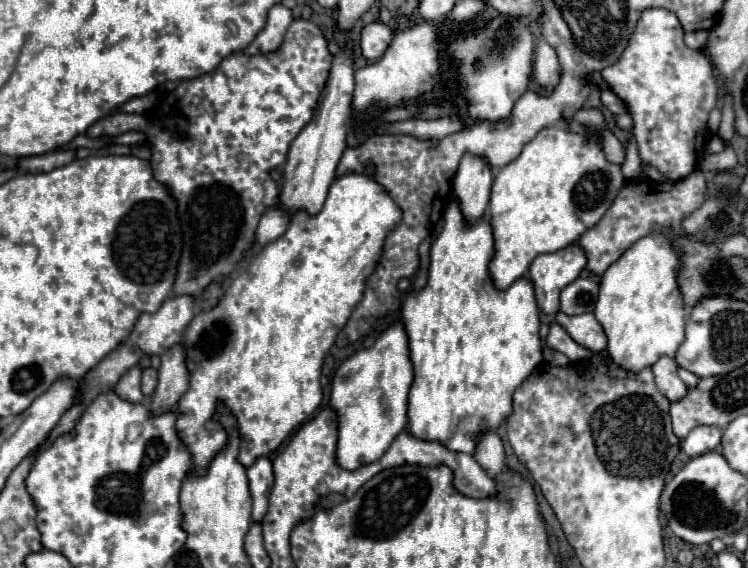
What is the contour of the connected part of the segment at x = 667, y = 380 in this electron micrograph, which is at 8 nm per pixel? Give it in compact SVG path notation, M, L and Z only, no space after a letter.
M660 357L660 361L656 361L656 365L652 365L652 371L656 375L658 389L670 401L678 401L688 393L686 385L678 377L678 365L676 365L676 361L672 357Z

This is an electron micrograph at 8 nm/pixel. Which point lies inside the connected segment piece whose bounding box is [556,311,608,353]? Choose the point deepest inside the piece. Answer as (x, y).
(584, 329)

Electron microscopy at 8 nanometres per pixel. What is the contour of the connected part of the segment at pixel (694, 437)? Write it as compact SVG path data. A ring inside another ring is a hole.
M696 427L684 441L682 441L682 449L690 455L690 457L698 457L702 453L714 451L714 447L720 445L722 439L722 429L718 427Z

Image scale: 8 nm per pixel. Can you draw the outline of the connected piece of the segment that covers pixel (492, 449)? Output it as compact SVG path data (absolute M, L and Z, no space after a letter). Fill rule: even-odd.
M486 431L486 433L478 435L476 449L474 449L474 459L494 479L504 471L504 467L506 467L504 445L494 431Z

